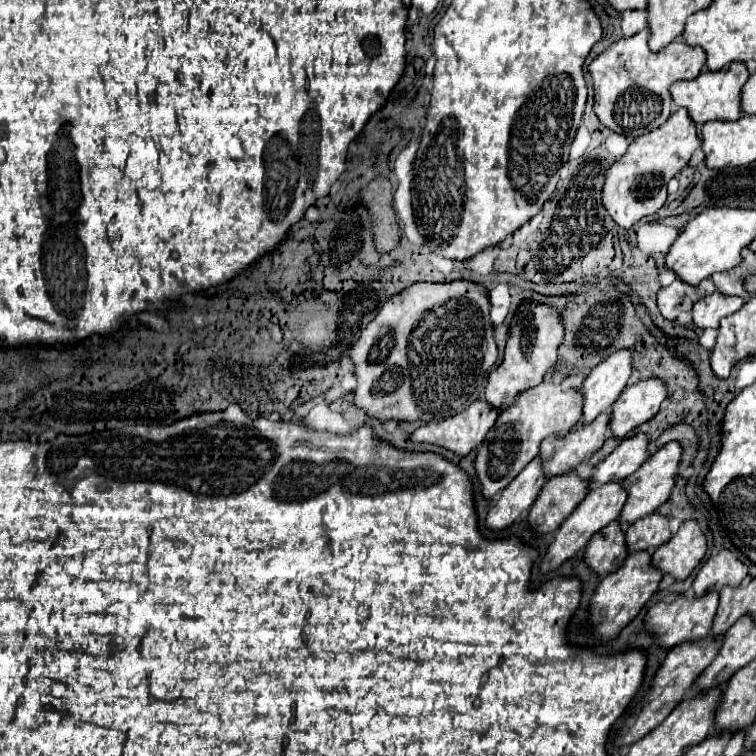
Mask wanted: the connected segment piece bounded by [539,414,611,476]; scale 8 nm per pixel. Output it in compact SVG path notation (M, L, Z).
M599 414L589 424L579 424L565 436L545 438L541 444L541 460L547 476L557 476L575 470L579 462L597 452L605 442L605 430L611 414Z

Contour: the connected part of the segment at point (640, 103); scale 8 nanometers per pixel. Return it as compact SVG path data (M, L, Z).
M647 28L629 38L619 38L589 64L595 88L595 114L609 130L631 138L659 128L671 116L669 86L681 78L699 76L707 60L699 46L687 46L683 40L675 40L667 48L653 52L647 46L647 38Z

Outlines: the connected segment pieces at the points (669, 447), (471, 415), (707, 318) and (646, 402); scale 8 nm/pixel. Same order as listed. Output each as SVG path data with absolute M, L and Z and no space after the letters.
M667 442L665 446L661 446L653 456L651 460L647 460L635 474L631 474L631 478L625 478L623 480L623 486L627 488L629 492L629 498L627 498L627 504L619 516L621 524L633 524L635 520L655 512L663 502L669 500L673 488L675 488L675 474L679 470L679 462L681 462L681 456L683 456L683 446L679 442Z
M475 400L469 408L451 418L417 428L411 434L411 440L439 444L459 456L465 456L477 448L487 430L495 424L497 416L499 410L495 410L495 406L487 406L487 400Z
M713 292L711 296L695 302L693 324L699 328L719 328L719 320L737 312L741 306L743 306L743 298Z
M647 378L633 386L627 386L613 404L613 436L625 438L633 428L653 418L665 398L667 386L663 386L659 378Z

